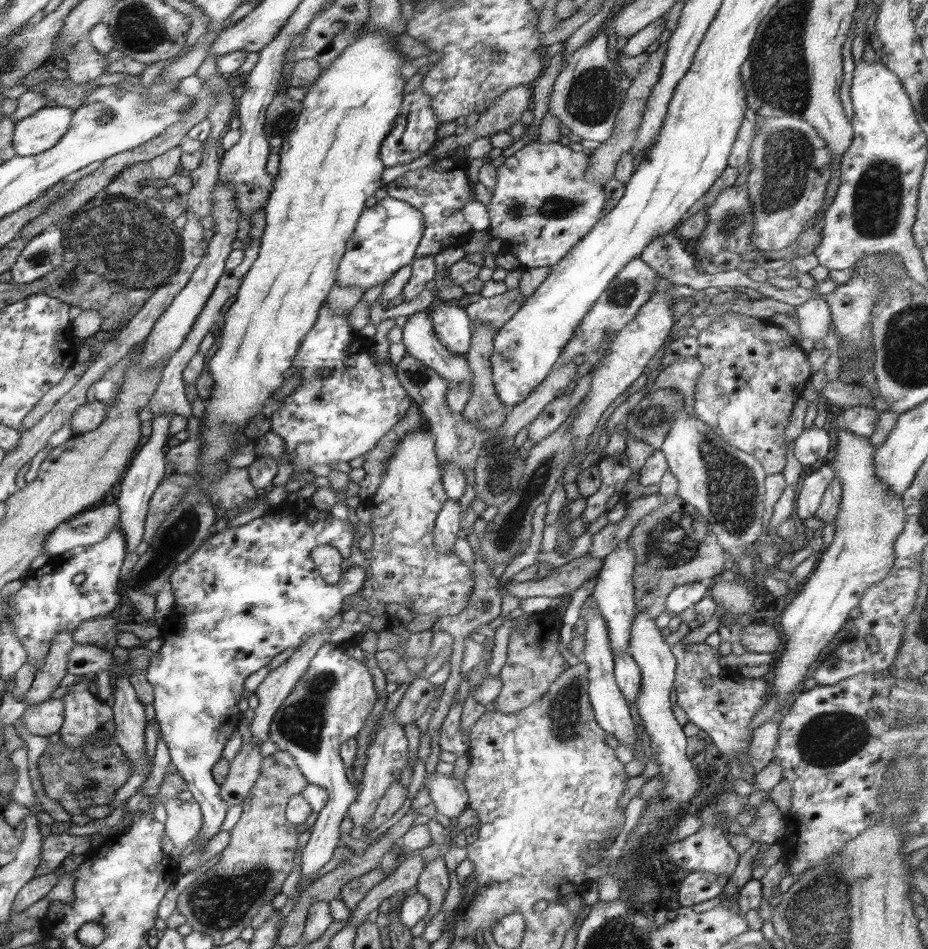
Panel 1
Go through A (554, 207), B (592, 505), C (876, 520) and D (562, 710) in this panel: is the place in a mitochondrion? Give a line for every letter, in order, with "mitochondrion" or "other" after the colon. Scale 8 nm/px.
A: mitochondrion
B: other
C: mitochondrion
D: mitochondrion

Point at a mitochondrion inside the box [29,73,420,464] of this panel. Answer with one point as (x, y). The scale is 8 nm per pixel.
(140, 249)

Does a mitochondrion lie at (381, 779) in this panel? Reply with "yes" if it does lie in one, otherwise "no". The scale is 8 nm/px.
no

